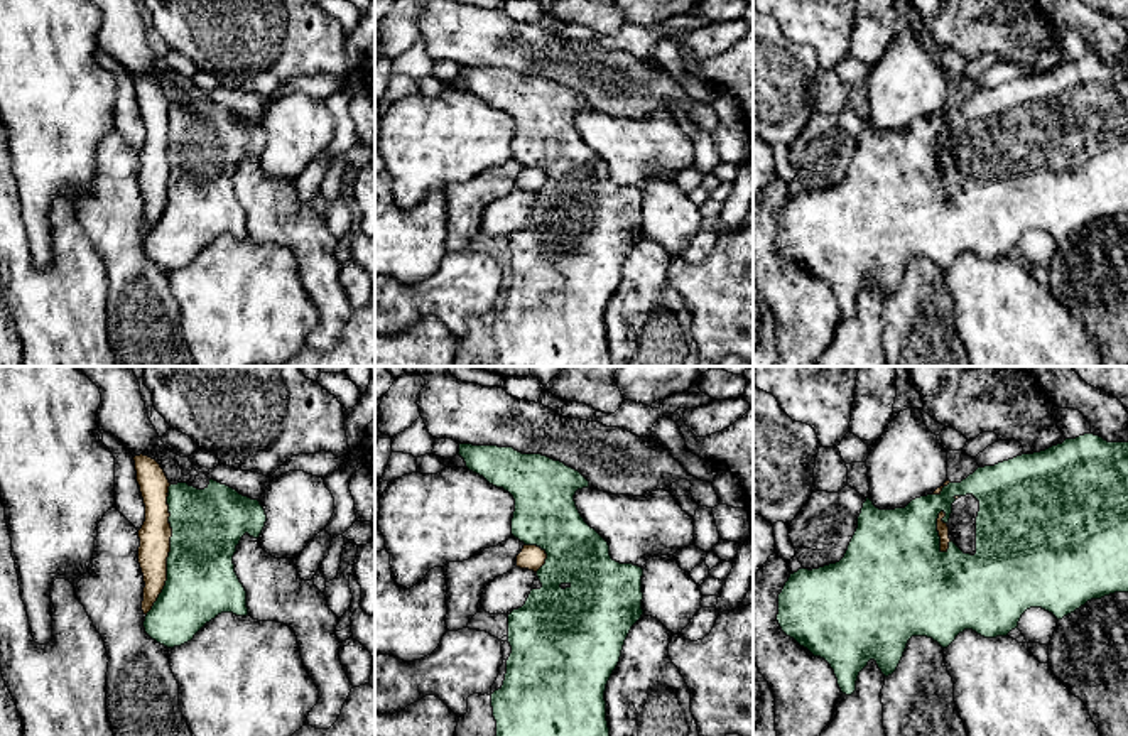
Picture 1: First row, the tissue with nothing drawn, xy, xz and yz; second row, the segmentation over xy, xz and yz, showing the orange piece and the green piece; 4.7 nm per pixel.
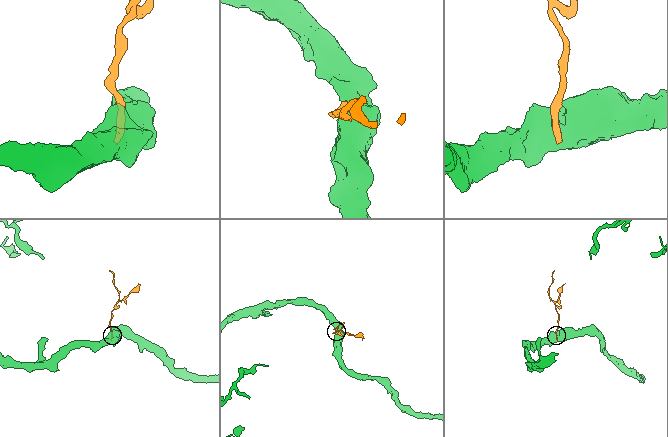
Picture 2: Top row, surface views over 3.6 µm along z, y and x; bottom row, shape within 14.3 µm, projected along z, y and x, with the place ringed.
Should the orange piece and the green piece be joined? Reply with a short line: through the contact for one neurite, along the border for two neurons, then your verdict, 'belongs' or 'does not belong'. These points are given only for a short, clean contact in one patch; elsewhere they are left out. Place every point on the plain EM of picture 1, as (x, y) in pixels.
belongs

